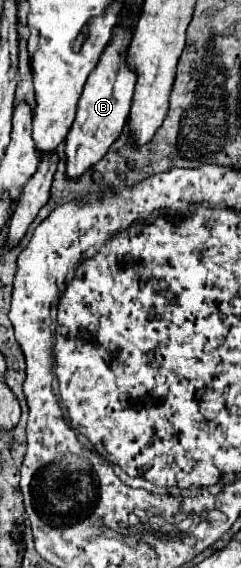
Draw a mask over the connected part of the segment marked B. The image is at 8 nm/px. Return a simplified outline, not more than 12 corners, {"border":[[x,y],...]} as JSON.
{"border":[[121,24],[85,84],[65,140],[79,178],[119,138],[135,74]]}

